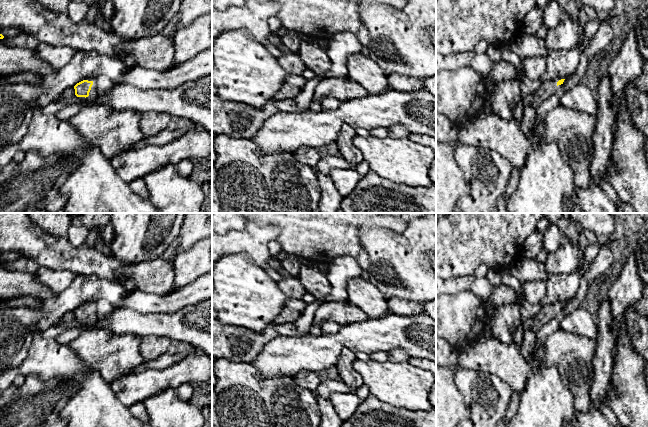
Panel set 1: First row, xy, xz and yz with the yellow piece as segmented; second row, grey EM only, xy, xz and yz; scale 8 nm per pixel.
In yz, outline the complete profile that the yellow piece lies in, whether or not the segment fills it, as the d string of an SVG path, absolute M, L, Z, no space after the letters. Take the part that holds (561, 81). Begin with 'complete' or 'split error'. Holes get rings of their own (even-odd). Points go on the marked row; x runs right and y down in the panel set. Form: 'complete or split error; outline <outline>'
split error; outline M561 79L558 82L548 80L542 82L540 88L533 93L534 101L531 106L534 108L538 107L540 103L548 99L550 96L555 94L558 85L563 84L565 79Z

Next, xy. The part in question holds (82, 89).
complete; outline M83 80L74 86L75 95L77 97L88 97L93 81Z

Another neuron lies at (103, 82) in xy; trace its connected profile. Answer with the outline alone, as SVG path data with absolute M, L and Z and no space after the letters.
M105 76L99 77L93 81L93 85L97 88L97 94L99 95L106 93L113 84L114 83Z

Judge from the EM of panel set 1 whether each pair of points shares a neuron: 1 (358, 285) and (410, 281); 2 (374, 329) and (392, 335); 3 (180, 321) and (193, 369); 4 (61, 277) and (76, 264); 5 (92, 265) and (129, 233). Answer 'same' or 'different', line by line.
1: different
2: same
3: different
4: different
5: different

